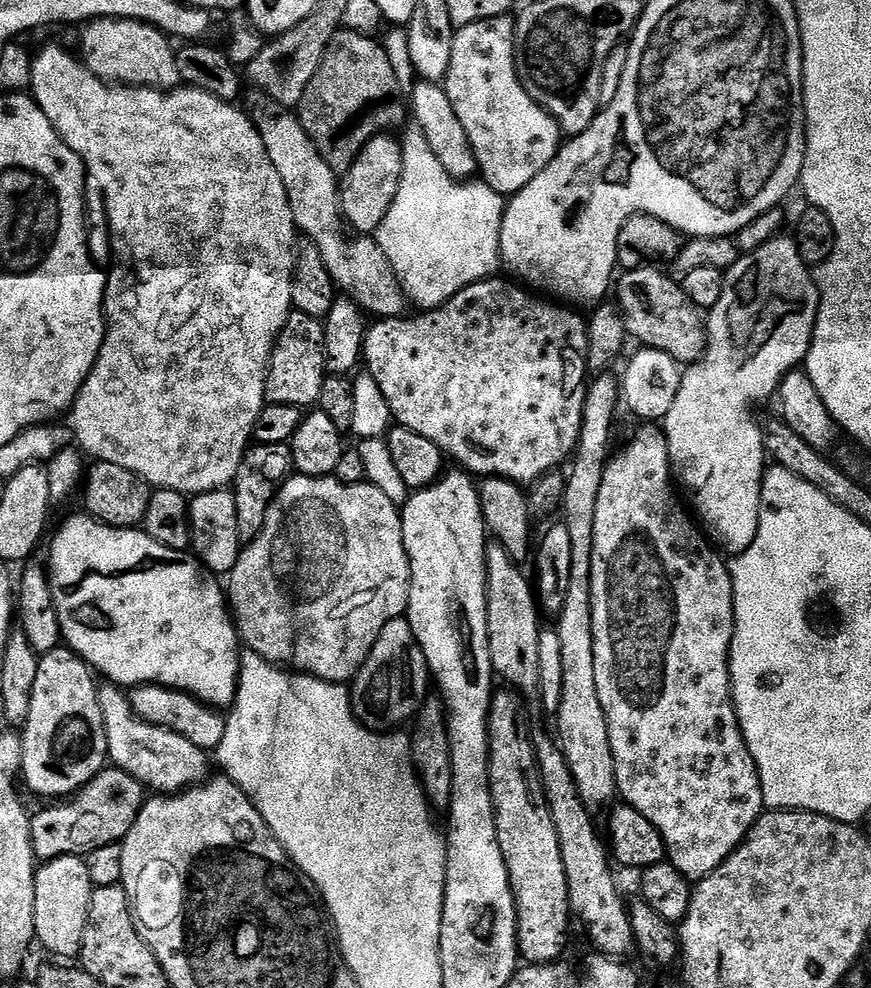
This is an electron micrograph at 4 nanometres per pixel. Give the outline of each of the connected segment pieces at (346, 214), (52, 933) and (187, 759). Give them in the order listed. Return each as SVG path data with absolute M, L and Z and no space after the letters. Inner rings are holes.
M395 135L376 136L361 150L358 158L350 166L350 170L343 173L339 181L340 214L344 217L345 225L353 233L374 234L382 226L398 194L398 186L402 178L403 153L401 141Z
M63 856L45 860L37 867L36 885L34 886L34 930L36 940L48 952L56 956L79 957L82 950L82 934L86 934L86 918L90 914L92 897L90 870L86 870L86 859L82 856Z
M112 682L101 683L98 688L98 706L102 706L109 761L156 794L182 792L185 788L195 788L209 779L209 753L194 746L194 742L186 742L186 738L182 738L182 734L174 734L174 730L134 716L128 692L120 688L123 687Z

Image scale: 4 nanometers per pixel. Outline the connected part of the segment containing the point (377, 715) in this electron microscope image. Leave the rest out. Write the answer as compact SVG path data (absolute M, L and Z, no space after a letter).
M407 619L386 622L370 658L361 666L360 672L351 681L352 713L360 723L373 730L396 730L399 724L407 725L417 710L424 704L430 689L428 663L410 630Z

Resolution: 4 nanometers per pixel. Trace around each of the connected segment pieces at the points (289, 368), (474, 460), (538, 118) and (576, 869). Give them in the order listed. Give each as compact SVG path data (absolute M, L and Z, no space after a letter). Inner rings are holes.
M294 310L286 318L286 326L282 326L276 345L272 348L272 356L268 359L264 403L311 409L318 402L318 394L322 394L325 375L323 323L310 318L310 314Z
M489 278L474 282L458 294L454 294L454 298L447 300L441 308L424 310L416 314L420 316L409 315L407 318L395 320L377 319L369 323L364 333L362 364L382 390L383 397L390 404L393 421L399 427L414 430L414 434L422 434L422 438L430 438L430 442L434 442L434 446L441 448L449 461L457 460L460 463L457 465L473 477L497 476L521 486L530 486L538 478L542 478L542 474L557 471L561 467L560 463L563 460L565 463L576 451L576 443L582 430L584 399L590 383L588 326L585 317L583 315L580 317L576 313L579 311L568 306L561 306L551 299L541 298L519 283L507 284L504 280L496 279Z
M511 15L467 24L465 28L457 31L454 38L454 50L450 50L450 70L442 81L442 87L448 93L450 106L454 106L454 114L458 114L458 122L462 122L462 127L466 130L466 138L470 138L470 146L476 155L476 167L483 183L491 186L501 196L511 198L522 191L527 184L534 182L534 178L538 178L538 174L542 174L542 170L546 170L546 166L550 166L550 162L556 157L556 153L560 151L562 147L562 133L558 122L549 112L542 110L542 106L538 106L538 102L534 102L534 98L530 98L530 94L526 94L526 90L516 73L516 21Z
M539 730L533 731L532 745L536 751L536 764L540 768L540 781L544 783L544 793L548 799L550 814L554 818L554 830L558 830L558 846L562 850L562 866L566 866L566 886L570 890L575 919L584 923L597 953L617 958L627 957L627 952L634 948L632 927L625 897L620 897L616 880L612 877L613 865L610 863L609 849L601 833L600 836L596 833L593 813L576 789L563 750L549 736Z

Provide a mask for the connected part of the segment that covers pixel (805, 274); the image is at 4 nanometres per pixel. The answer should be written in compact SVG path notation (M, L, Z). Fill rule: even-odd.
M784 234L777 235L766 246L758 250L741 255L740 261L734 267L728 269L724 277L724 289L722 298L718 298L718 306L714 306L706 316L706 331L708 333L708 345L704 347L704 354L695 364L687 365L683 369L678 386L678 398L674 398L674 406L665 414L662 427L664 437L668 443L668 456L672 459L672 475L677 481L684 483L684 488L688 491L688 496L692 499L692 504L696 507L695 515L706 533L707 539L721 553L735 558L740 553L746 551L750 542L758 534L760 525L760 495L762 494L762 482L766 471L766 453L764 450L764 429L761 421L756 421L756 407L764 404L768 399L775 397L780 390L782 378L786 374L797 371L803 365L804 359L808 356L808 351L812 345L812 335L816 329L816 319L820 309L820 295L816 289L816 281L808 264L802 262L802 254L798 254L798 246L795 239L784 237Z

